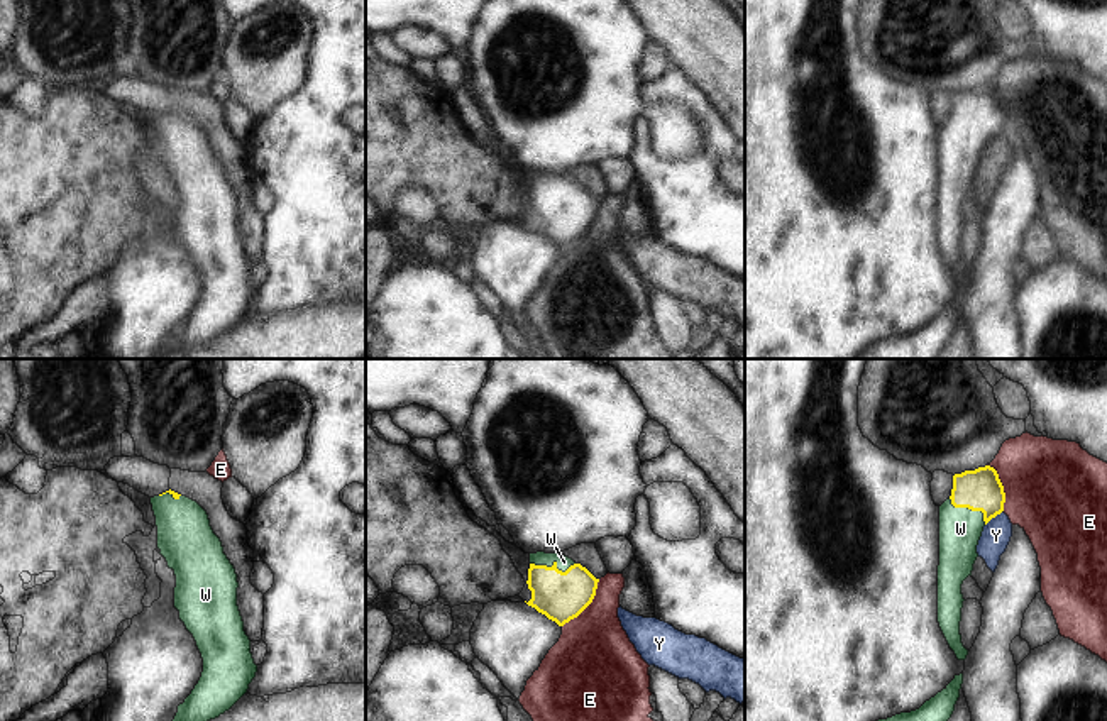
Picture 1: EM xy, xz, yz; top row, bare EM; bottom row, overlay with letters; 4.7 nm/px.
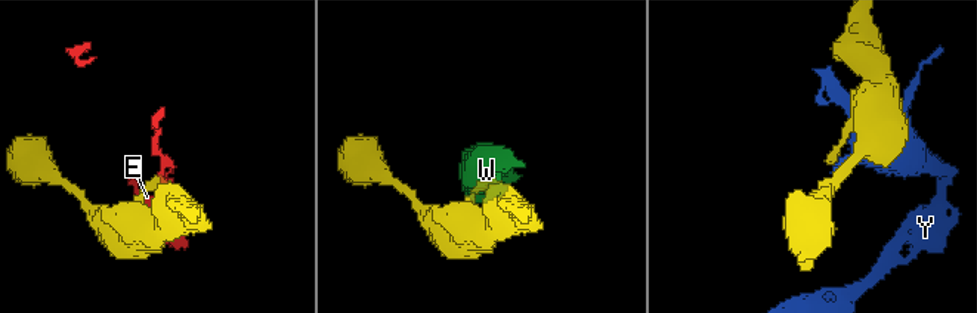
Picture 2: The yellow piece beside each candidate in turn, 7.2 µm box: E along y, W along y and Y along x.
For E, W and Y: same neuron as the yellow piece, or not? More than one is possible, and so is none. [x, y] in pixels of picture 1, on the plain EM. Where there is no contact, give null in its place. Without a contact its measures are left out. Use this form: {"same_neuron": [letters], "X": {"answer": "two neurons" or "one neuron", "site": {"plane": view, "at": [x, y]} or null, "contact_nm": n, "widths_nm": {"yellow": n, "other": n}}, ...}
{"same_neuron": ["W"], "E": {"answer": "two neurons", "site": {"plane": "xz", "at": [588, 225]}, "contact_nm": 300, "widths_nm": {"yellow": 240, "other": 380}}, "W": {"answer": "one neuron", "site": {"plane": "xz", "at": [552, 187]}, "contact_nm": 220, "widths_nm": {"yellow": 240, "other": 70}}, "Y": {"answer": "two neurons", "site": {"plane": "yz", "at": [994, 137]}, "contact_nm": 120, "widths_nm": {"yellow": 200, "other": 140}}}

